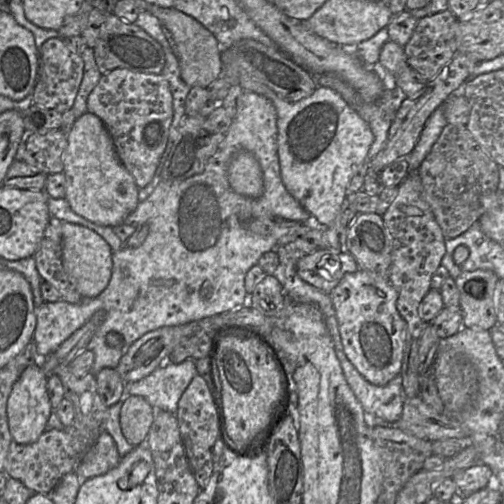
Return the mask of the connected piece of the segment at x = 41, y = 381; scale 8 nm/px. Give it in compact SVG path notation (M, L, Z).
M39 362L26 367L13 385L7 400L7 420L11 437L18 444L34 443L46 430L52 411L47 392L47 383L48 377Z

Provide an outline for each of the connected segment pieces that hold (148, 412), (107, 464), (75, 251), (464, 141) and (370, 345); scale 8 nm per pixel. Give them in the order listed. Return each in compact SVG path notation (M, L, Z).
M141 396L126 397L120 411L121 430L133 446L147 440L154 419L154 408Z
M103 432L96 443L83 455L75 468L81 481L103 475L117 467L121 456L112 436Z
M62 222L62 263L76 291L84 299L93 299L109 284L113 252L109 244L93 230L82 225Z
M447 124L418 172L424 192L445 239L466 232L482 215L485 197L498 190L499 166L483 151L464 125Z
M358 269L345 274L330 295L348 359L367 381L386 385L401 373L404 357L406 322L397 309L398 291L387 277Z

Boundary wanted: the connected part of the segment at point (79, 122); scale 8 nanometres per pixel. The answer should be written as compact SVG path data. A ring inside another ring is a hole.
M85 113L75 120L67 135L67 142L63 154L65 199L73 212L103 226L114 227L124 223L139 203L139 188L118 158L111 135L103 121L92 113Z

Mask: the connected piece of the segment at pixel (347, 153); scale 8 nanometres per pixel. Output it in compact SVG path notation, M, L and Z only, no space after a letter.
M246 71L238 76L244 91L271 100L277 111L278 156L281 177L288 192L312 216L314 223L327 229L344 209L348 185L367 159L374 134L366 121L336 90L318 86L307 98L289 102Z

